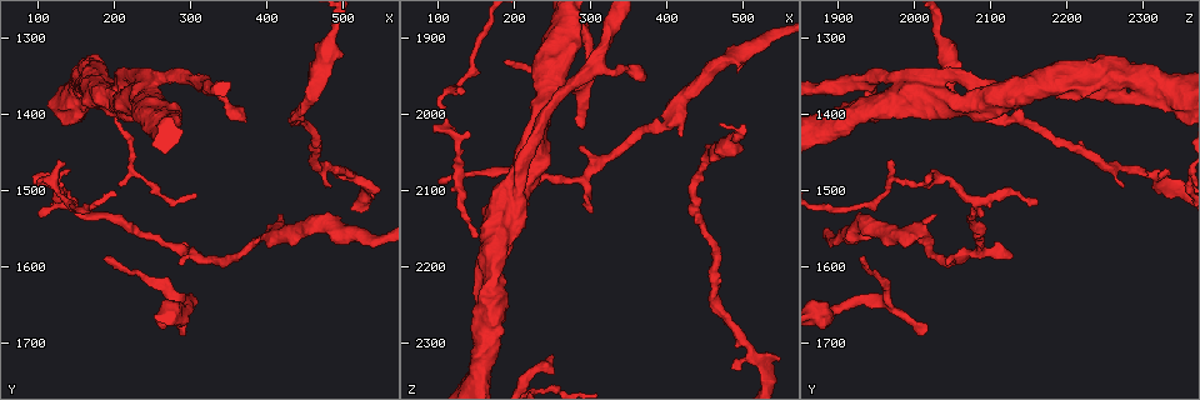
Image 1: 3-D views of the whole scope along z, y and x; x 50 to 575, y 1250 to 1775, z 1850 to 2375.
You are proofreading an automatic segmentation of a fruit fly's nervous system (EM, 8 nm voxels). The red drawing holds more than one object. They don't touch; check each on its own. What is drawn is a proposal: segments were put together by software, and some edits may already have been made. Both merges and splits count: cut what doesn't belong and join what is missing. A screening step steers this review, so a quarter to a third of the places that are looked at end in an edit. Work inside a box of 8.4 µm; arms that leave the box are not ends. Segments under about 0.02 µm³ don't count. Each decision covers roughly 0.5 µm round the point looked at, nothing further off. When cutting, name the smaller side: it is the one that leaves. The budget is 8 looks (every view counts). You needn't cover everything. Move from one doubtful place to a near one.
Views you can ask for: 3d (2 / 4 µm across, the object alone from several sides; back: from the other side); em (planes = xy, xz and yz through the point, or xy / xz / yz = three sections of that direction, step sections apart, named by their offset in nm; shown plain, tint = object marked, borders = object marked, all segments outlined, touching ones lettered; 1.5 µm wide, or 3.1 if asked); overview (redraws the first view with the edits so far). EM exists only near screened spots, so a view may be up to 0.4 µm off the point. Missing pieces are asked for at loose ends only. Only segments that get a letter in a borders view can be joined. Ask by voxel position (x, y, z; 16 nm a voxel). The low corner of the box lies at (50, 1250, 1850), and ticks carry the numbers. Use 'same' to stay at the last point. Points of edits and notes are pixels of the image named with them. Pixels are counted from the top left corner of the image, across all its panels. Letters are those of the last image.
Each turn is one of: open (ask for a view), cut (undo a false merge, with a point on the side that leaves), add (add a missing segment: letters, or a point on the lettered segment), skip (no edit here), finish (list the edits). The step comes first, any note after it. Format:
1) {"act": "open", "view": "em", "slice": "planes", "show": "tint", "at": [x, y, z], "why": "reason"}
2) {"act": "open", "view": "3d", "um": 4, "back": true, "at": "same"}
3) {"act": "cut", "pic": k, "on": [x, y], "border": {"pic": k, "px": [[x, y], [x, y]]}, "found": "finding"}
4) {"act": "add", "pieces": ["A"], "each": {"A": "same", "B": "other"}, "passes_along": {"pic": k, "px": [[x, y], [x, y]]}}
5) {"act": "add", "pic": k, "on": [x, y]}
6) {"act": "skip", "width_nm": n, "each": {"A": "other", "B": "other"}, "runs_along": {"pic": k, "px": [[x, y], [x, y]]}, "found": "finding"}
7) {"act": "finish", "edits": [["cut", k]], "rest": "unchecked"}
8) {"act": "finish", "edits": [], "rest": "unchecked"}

{"act": "open", "view": "3d", "um": 2, "at": [135, 1515, 2080], "why": "a fork"}

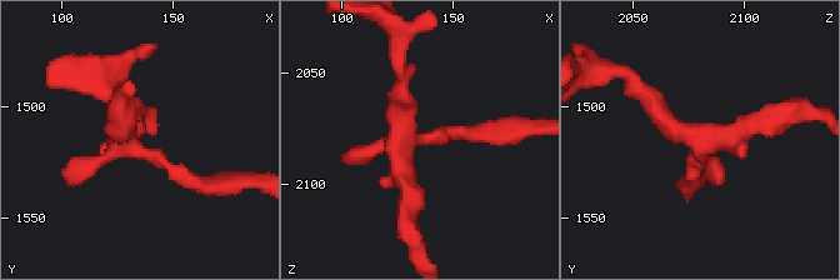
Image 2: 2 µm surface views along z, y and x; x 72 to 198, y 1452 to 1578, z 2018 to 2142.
{"act": "open", "view": "em", "slice": "planes", "show": "borders", "at": [133, 1519, 2080]}

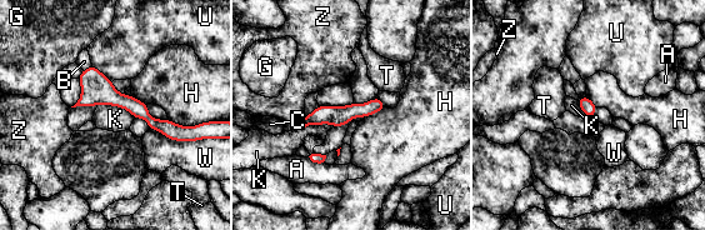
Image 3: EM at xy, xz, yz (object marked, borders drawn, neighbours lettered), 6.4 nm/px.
{"act": "skip", "width_nm": 80, "each": {"A": "other", "B": "other", "C": "other", "G": "other", "H": "other", "K": "other", "T": "other", "U": "other", "W": "other", "Z": "other"}, "border": {"pic": 3, "px": [[98, 105], [121, 106], [135, 118]]}, "found": "continuous, no second cell"}

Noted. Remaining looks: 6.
{"act": "open", "view": "3d", "um": 2, "at": [400, 1555, 2015], "why": "thick turns thin"}

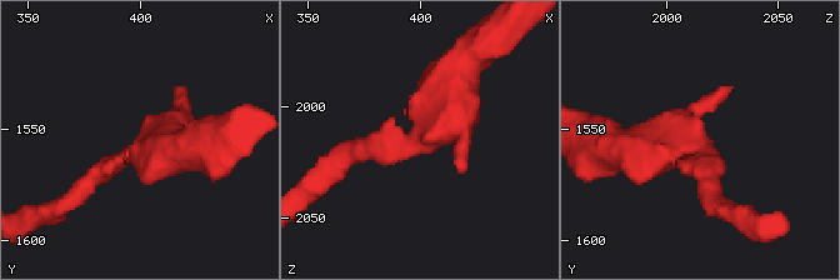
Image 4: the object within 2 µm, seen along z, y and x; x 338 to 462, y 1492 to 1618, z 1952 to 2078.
{"act": "open", "view": "em", "slice": "planes", "show": "borders", "at": [400, 1558, 2013], "why": "now the EM"}

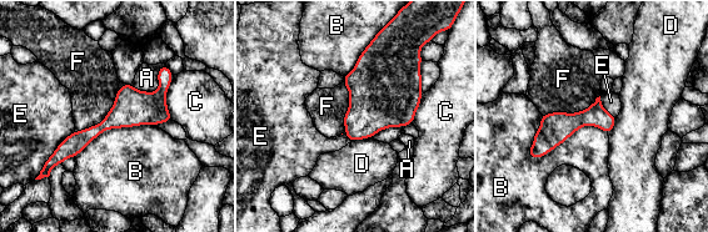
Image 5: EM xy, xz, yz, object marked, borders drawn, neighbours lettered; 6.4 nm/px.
{"act": "skip", "each": {"A": "other", "B": "other", "C": "other", "D": "other", "E": "other", "F": "other"}, "border": {"pic": 5, "px": [[607, 132], [581, 126], [527, 155]]}, "found": "all the same cell"}

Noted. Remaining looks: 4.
{"act": "open", "view": "em", "slice": "xz", "step": 4, "show": "borders", "at": [295, 1690, 2005], "why": "branch stops here"}

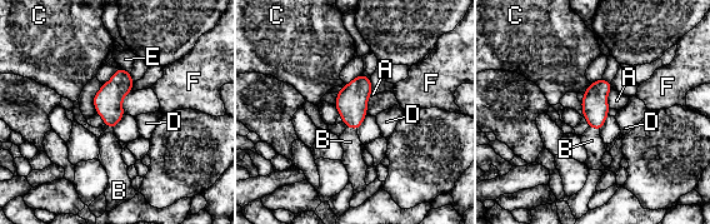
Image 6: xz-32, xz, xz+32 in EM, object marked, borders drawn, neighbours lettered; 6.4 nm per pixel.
{"act": "add", "pieces": ["B"], "longest_contact_nm": ["A", 140], "each": {"A": "other", "B": "same", "C": "other", "D": "other", "E": "other", "F": "other"}, "passes_along": {"pic": 6, "px": [[351, 101], [351, 128], [350, 142]]}, "found": "the cell continues"}

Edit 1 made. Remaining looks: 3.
{"act": "finish", "edits": [["add", 6]], "rest": "unchecked"}

